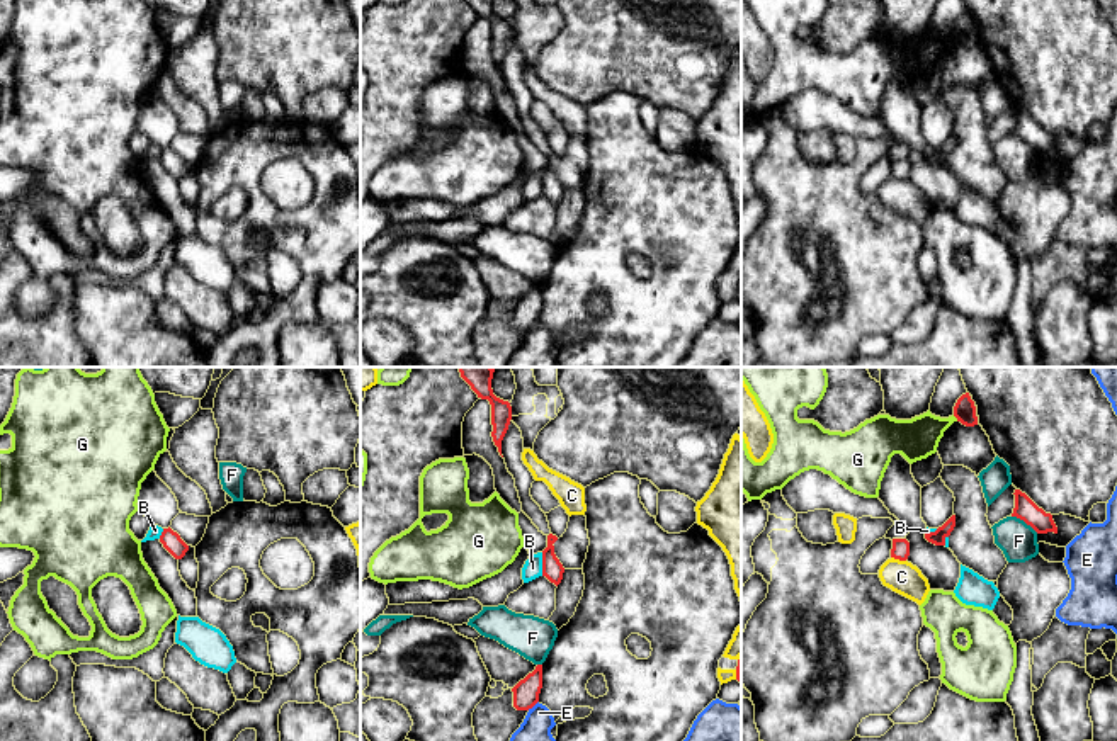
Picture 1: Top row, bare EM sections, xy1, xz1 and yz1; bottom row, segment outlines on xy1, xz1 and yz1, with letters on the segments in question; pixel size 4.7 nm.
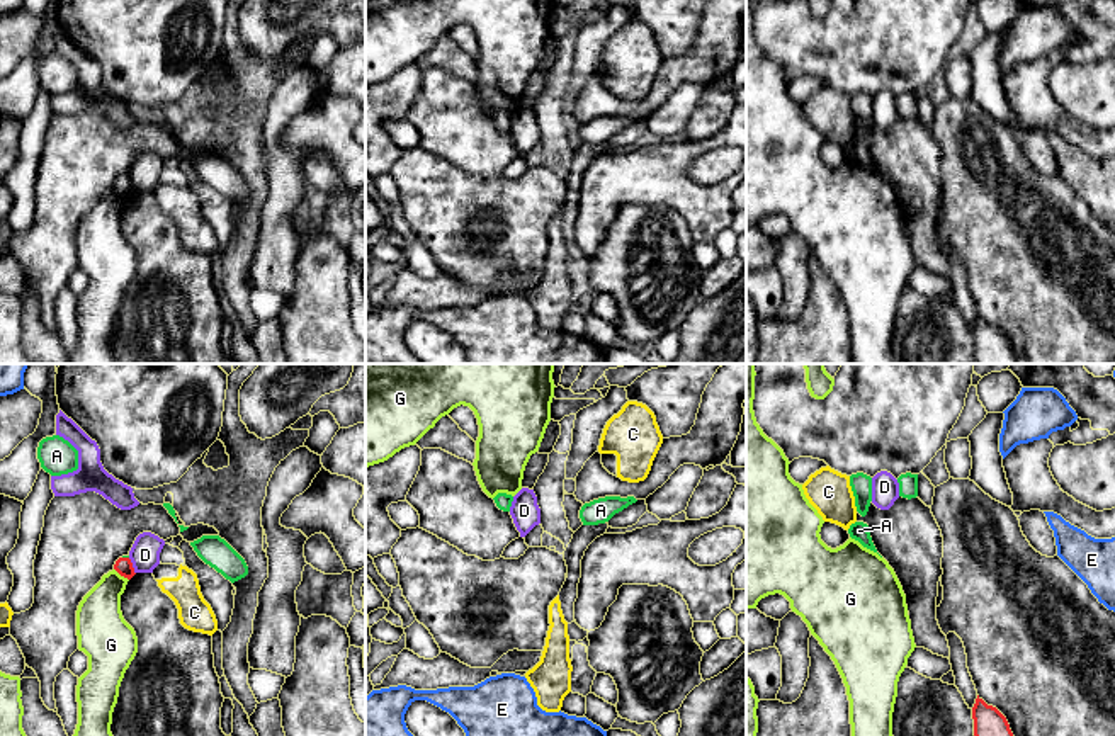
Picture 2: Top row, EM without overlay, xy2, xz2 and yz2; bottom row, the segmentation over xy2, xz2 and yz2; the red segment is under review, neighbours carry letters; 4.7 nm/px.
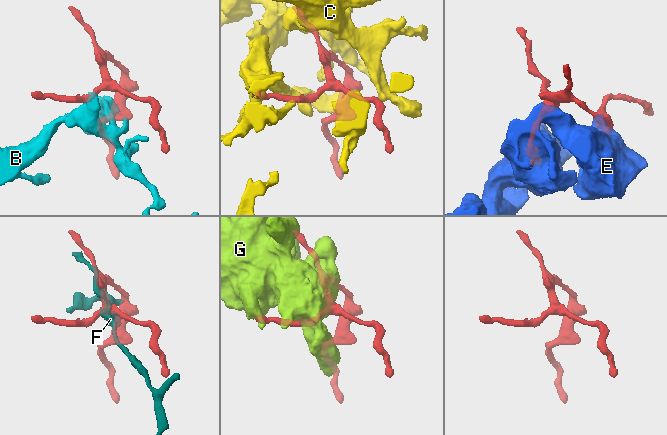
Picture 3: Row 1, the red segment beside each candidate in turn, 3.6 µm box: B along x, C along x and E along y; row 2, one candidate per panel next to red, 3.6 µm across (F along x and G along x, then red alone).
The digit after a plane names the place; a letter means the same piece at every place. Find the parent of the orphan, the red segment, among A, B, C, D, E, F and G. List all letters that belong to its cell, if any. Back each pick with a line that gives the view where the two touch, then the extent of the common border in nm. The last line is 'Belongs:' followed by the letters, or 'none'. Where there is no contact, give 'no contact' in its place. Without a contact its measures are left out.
A: contact in xy2; length 30 nm
Belongs: A

